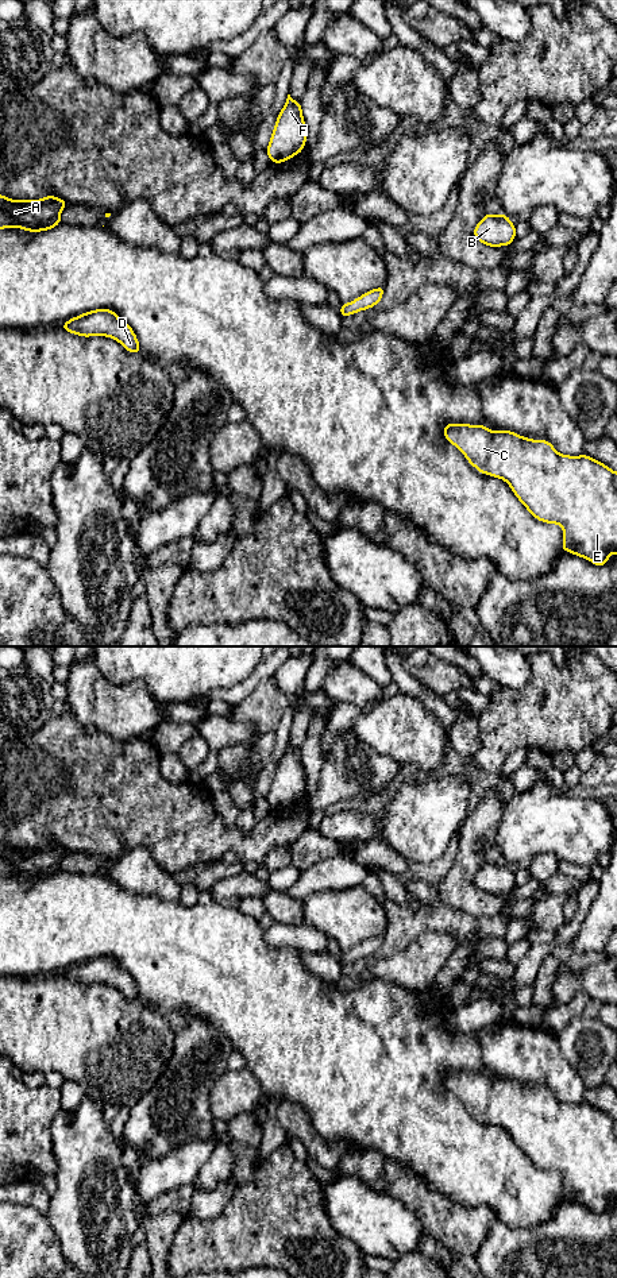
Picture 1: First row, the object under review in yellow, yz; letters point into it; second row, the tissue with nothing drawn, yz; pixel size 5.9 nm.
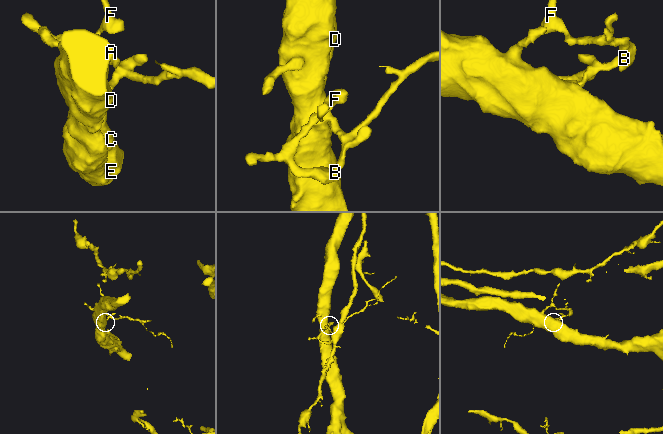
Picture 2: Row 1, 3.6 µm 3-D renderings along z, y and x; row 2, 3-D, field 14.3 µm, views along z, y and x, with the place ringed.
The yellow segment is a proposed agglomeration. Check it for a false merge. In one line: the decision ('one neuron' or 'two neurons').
one neuron

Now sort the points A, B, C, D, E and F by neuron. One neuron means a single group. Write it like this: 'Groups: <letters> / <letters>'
Groups: A B C D E F

